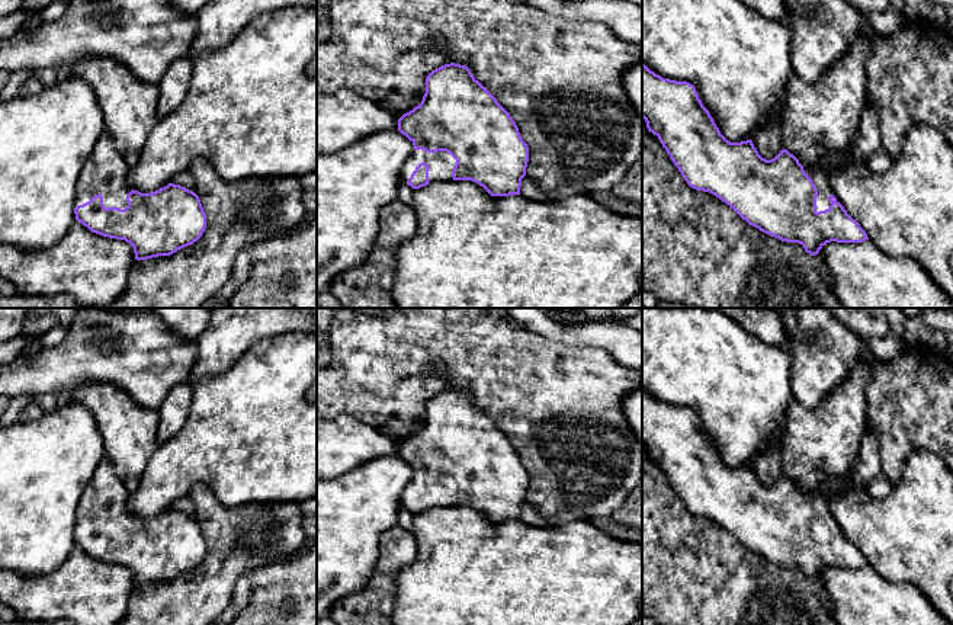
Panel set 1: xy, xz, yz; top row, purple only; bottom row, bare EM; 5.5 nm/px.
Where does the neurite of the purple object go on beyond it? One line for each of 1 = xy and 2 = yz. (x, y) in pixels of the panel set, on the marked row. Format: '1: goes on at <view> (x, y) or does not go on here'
1: goes on at xy (105, 172)
2: goes on at yz (820, 176)

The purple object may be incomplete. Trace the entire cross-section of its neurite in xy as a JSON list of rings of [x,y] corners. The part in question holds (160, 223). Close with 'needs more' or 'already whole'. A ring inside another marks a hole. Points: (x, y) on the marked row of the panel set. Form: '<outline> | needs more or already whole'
[[[103,131],[87,158],[77,186],[76,219],[92,233],[125,240],[134,247],[137,260],[170,256],[198,241],[206,228],[206,214],[199,196],[174,183],[151,193],[134,190],[126,183],[128,167],[109,134]]] | needs more

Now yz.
[[[642,62],[642,118],[649,132],[658,137],[674,166],[687,185],[696,190],[715,195],[729,205],[742,219],[760,231],[787,243],[799,243],[811,256],[831,241],[861,243],[869,240],[866,231],[853,219],[840,203],[830,183],[834,167],[802,166],[787,150],[782,150],[774,158],[763,158],[751,140],[741,142],[728,141],[716,126],[709,110],[693,84],[662,78]]] | needs more

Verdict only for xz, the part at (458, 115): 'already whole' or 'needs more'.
needs more

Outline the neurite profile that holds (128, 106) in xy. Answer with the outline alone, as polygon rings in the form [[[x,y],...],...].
[[[89,55],[70,76],[92,87],[115,148],[123,156],[139,153],[158,121],[158,86],[139,81],[122,62],[109,57]]]

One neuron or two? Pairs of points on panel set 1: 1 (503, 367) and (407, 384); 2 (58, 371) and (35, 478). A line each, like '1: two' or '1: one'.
1: one
2: two

